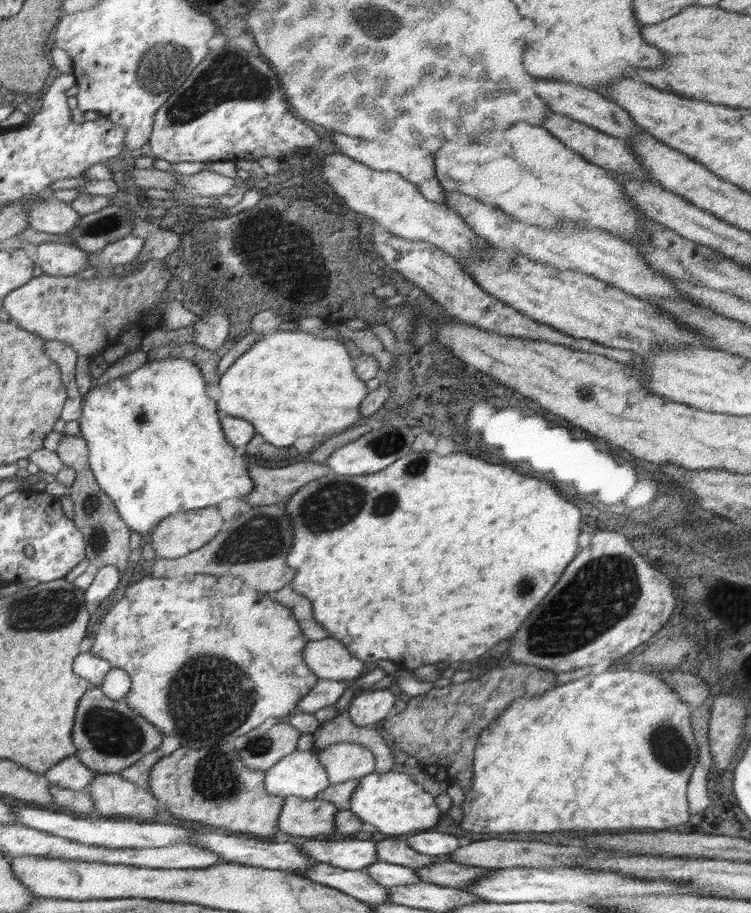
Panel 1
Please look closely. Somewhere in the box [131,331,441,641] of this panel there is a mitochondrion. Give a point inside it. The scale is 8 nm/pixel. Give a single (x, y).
(329, 500)

